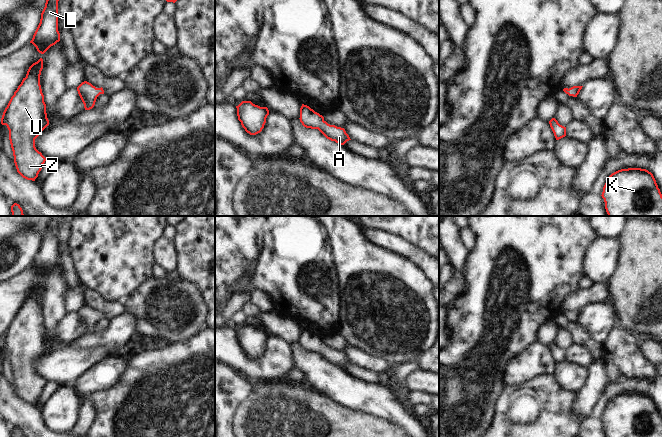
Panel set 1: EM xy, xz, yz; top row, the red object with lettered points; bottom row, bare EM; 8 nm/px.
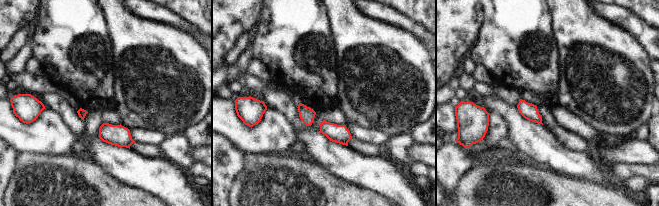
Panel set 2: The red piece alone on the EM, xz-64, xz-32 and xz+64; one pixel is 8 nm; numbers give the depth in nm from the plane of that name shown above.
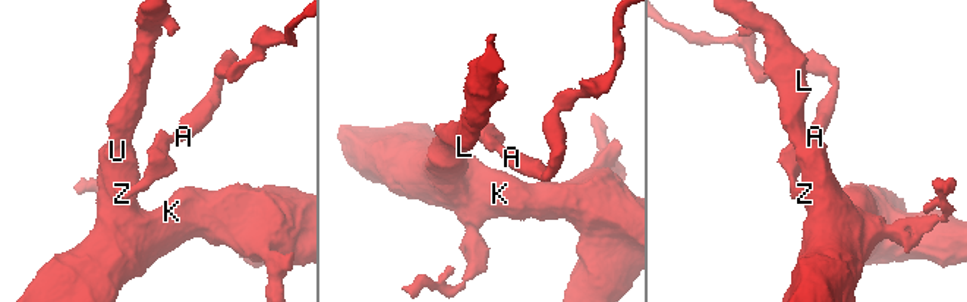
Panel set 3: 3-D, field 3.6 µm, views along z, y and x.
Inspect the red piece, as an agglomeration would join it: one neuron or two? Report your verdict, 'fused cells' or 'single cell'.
single cell

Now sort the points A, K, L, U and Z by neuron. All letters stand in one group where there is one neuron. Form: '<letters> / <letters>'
A K L U Z

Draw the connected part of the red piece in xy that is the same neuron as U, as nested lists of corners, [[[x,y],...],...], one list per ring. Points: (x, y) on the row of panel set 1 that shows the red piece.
[[[43,59],[33,63],[5,108],[1,124],[9,130],[9,140],[17,172],[35,181],[46,158],[35,147],[35,139],[49,125],[40,85]]]

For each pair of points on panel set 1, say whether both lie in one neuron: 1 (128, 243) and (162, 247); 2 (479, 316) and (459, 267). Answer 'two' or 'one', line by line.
1: two
2: two

